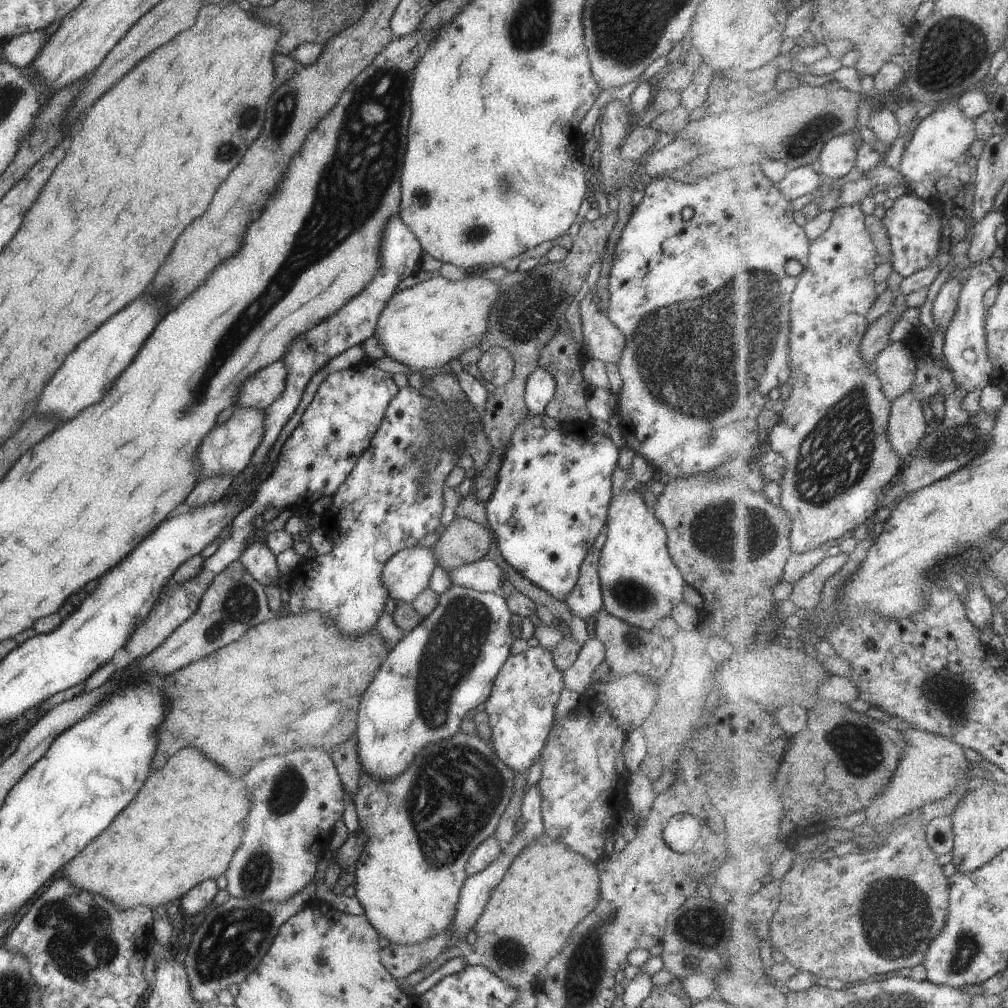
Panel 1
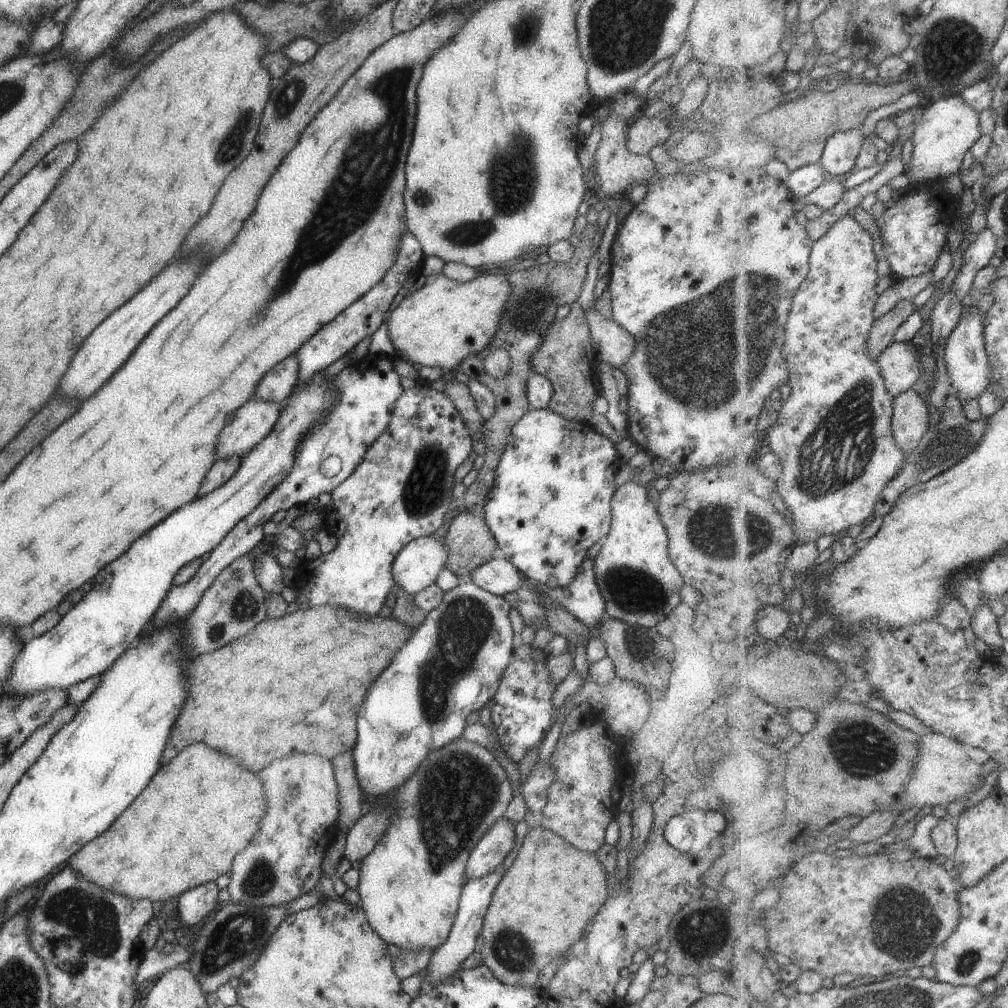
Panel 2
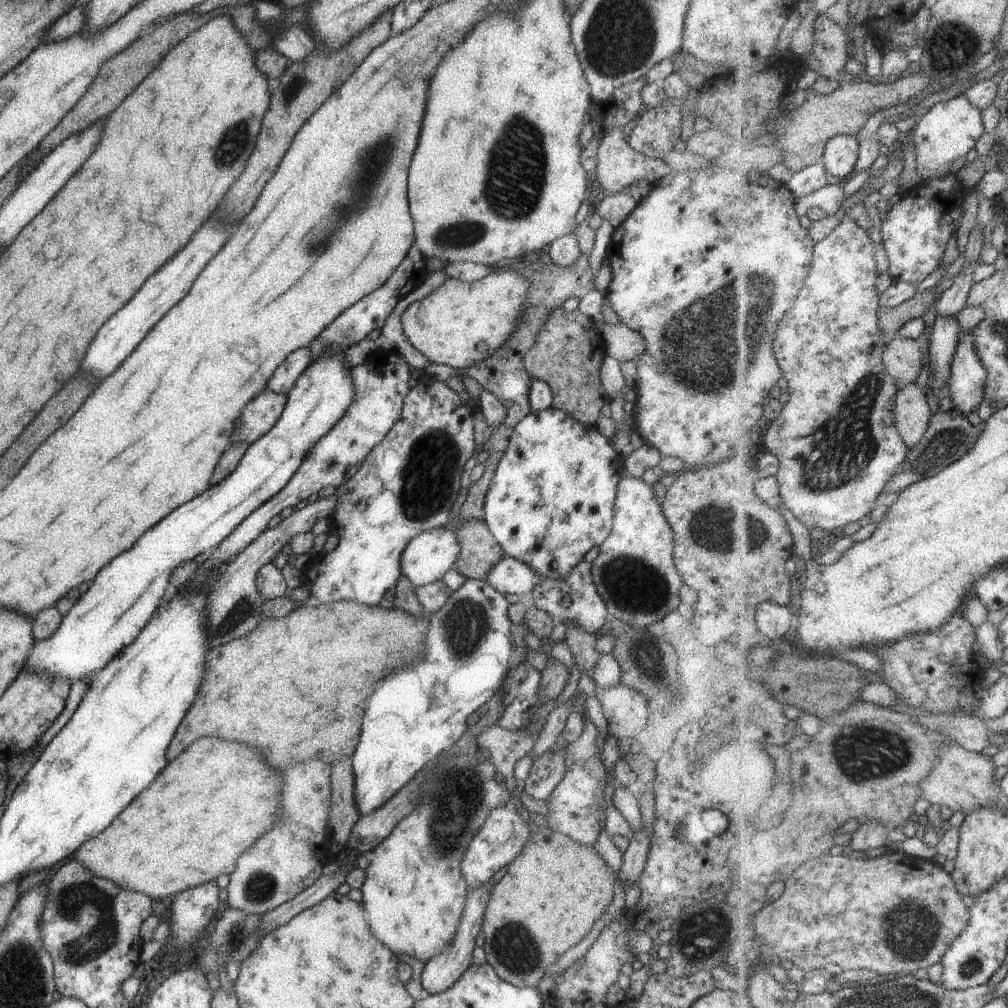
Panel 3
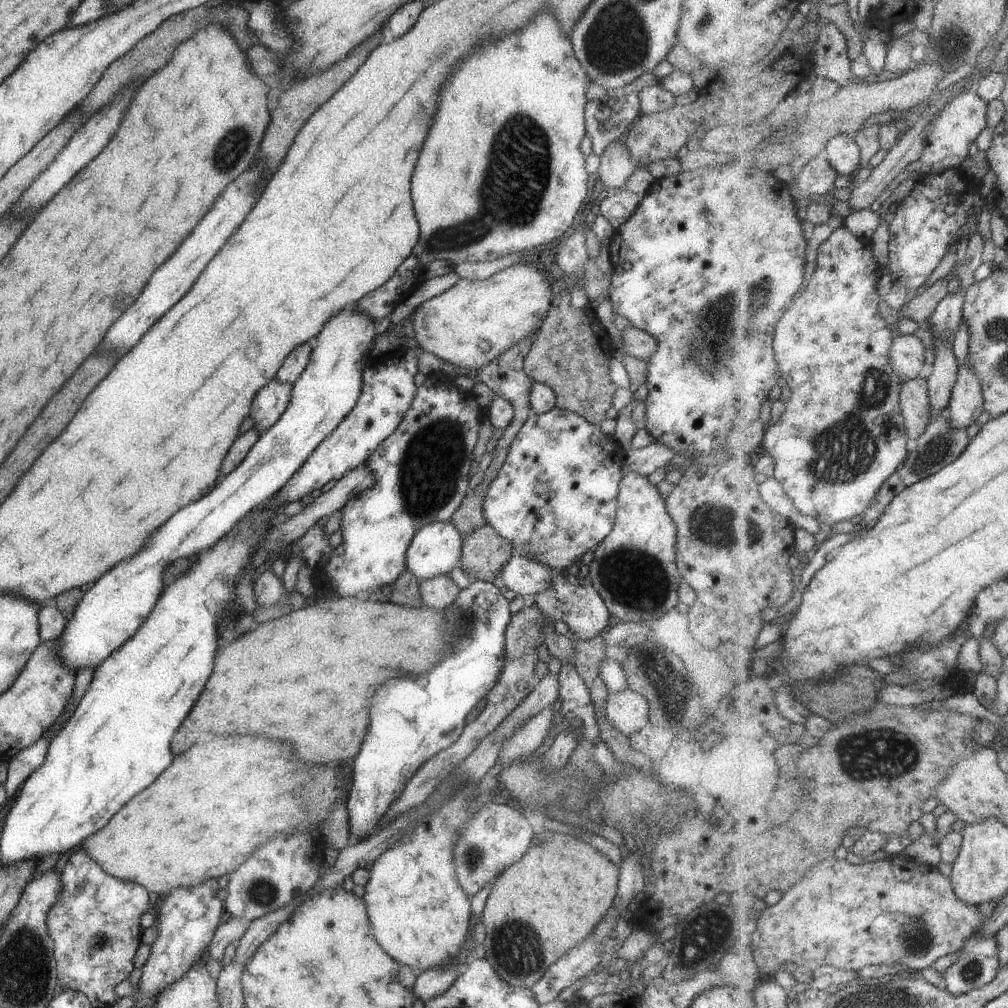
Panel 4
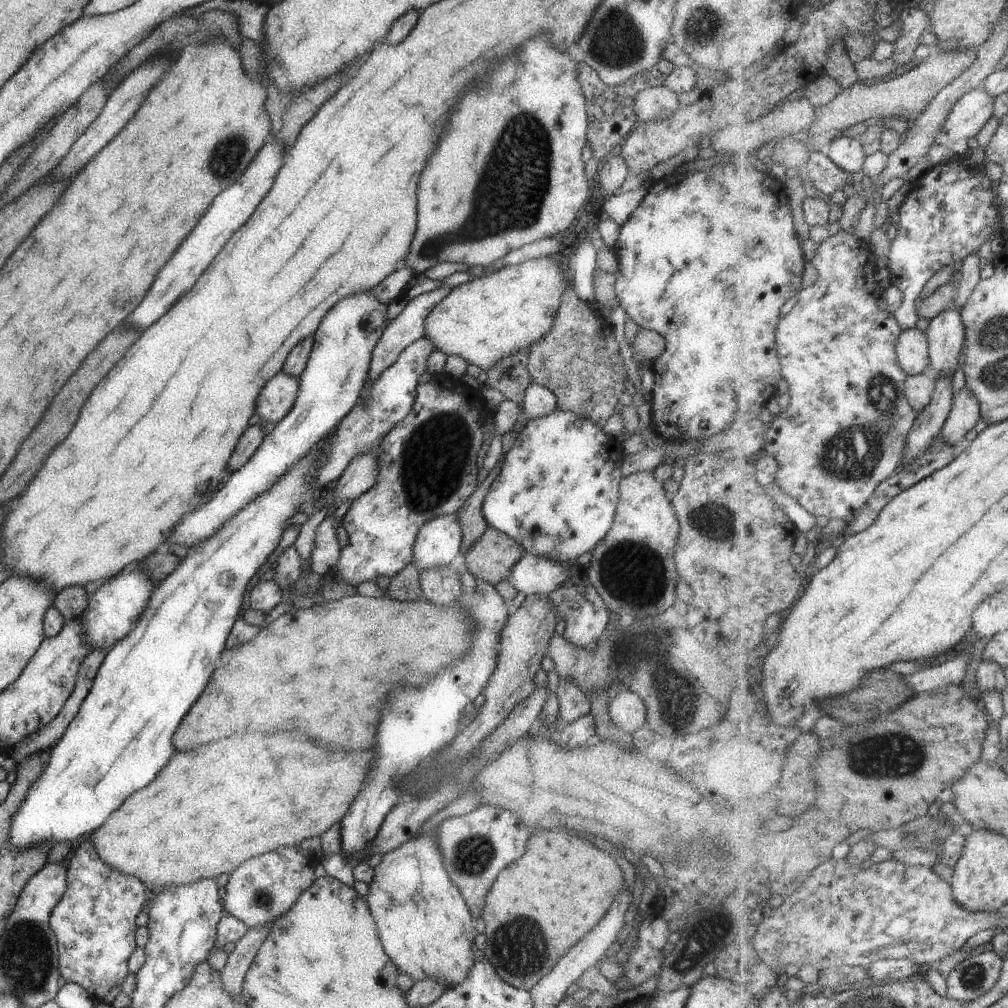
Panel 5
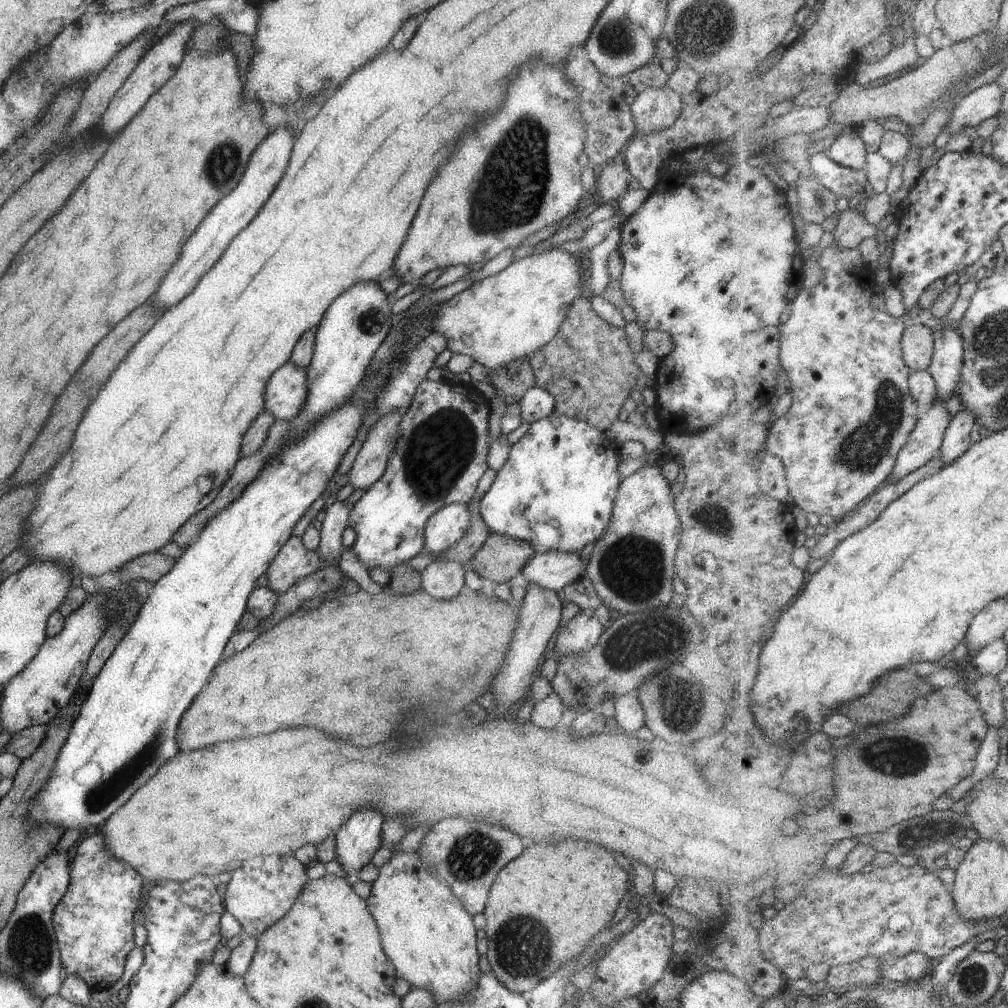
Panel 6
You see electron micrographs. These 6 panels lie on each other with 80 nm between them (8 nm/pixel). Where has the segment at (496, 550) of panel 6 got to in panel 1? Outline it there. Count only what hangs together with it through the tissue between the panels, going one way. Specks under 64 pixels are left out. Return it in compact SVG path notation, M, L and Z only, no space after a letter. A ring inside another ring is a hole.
M453 517L433 545L436 565L445 571L485 558L494 543L488 527L467 517Z

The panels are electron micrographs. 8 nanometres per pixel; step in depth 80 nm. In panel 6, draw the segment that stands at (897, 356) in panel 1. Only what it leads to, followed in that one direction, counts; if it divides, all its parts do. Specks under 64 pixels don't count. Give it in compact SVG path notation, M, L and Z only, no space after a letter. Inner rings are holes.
M916 321L909 323L902 338L904 359L912 371L928 371L934 360L936 332Z

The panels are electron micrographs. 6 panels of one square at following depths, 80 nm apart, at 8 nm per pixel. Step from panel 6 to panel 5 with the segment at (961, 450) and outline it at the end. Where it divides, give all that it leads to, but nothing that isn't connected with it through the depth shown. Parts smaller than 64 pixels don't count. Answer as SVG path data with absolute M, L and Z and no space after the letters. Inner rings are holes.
M967 386L959 390L954 398L954 406L942 430L942 436L952 447L965 442L967 434L983 426L979 401Z

